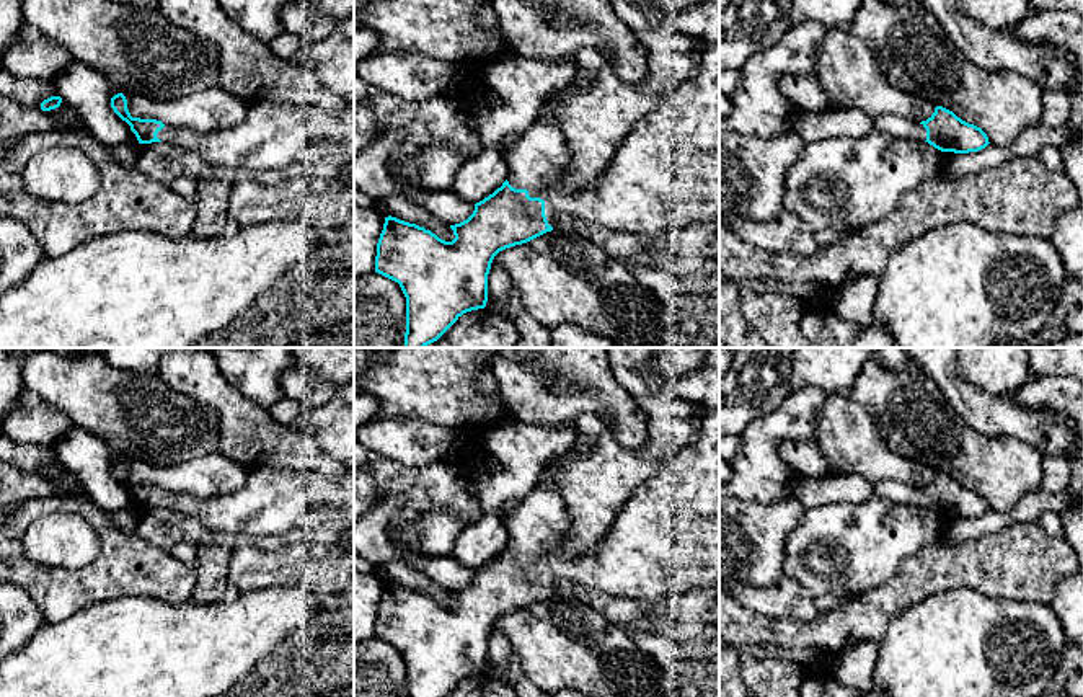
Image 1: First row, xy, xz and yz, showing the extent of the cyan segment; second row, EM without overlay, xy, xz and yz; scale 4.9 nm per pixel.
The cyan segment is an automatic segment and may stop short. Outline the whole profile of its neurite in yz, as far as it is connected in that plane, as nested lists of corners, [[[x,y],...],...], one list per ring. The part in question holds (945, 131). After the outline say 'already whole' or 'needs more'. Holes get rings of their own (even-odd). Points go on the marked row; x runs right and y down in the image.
[[[936,106],[935,113],[922,122],[894,114],[874,118],[874,131],[897,137],[928,142],[941,152],[969,153],[985,149],[990,142],[987,134],[953,111]]]; needs more

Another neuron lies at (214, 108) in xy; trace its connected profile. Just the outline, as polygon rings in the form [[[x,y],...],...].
[[[220,87],[175,100],[155,101],[126,90],[113,90],[113,96],[122,93],[132,118],[157,119],[165,126],[199,132],[230,129],[240,124],[250,104],[230,95]]]

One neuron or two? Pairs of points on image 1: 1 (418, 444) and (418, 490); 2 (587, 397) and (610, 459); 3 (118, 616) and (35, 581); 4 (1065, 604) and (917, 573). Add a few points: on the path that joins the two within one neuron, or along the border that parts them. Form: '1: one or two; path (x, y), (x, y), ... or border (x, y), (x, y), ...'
1: two; border (380, 456), (408, 466), (446, 464)
2: two; border (596, 413), (581, 413), (574, 420)
3: two; border (128, 594), (118, 599), (90, 603), (56, 622)
4: two; border (1065, 577), (1049, 603)

